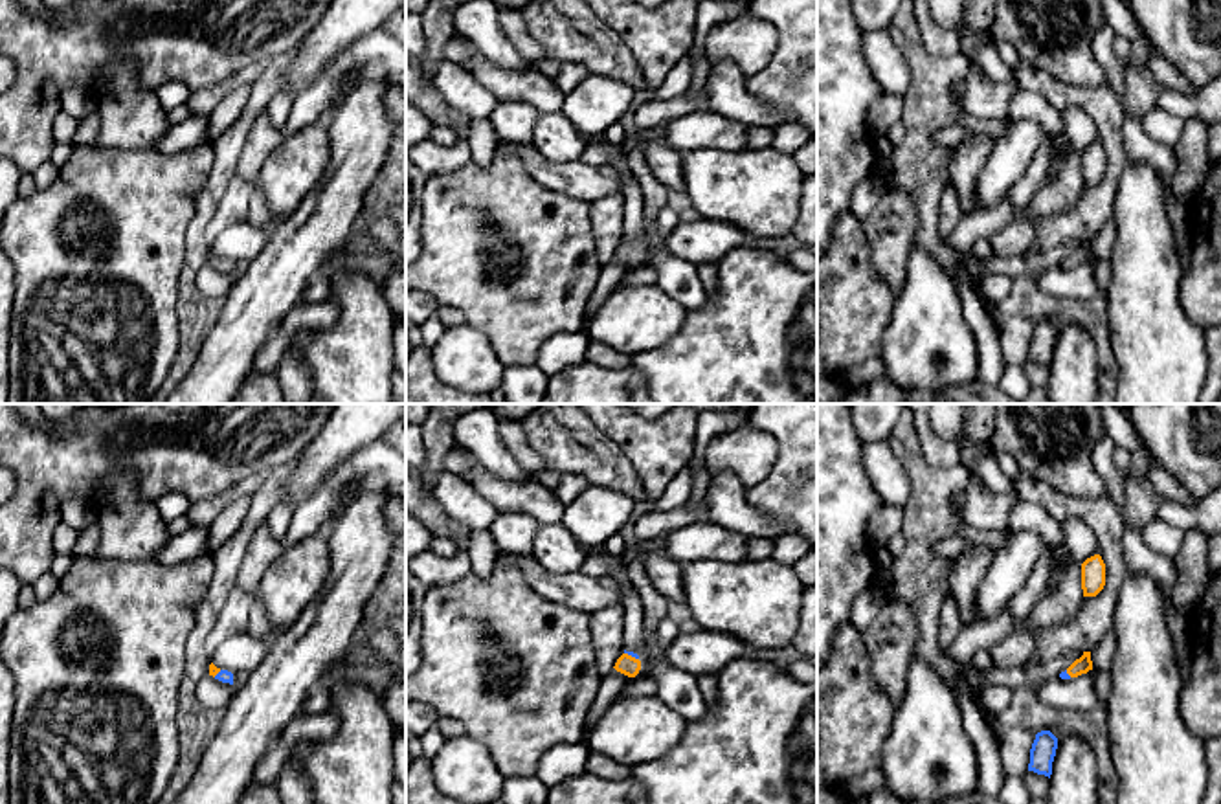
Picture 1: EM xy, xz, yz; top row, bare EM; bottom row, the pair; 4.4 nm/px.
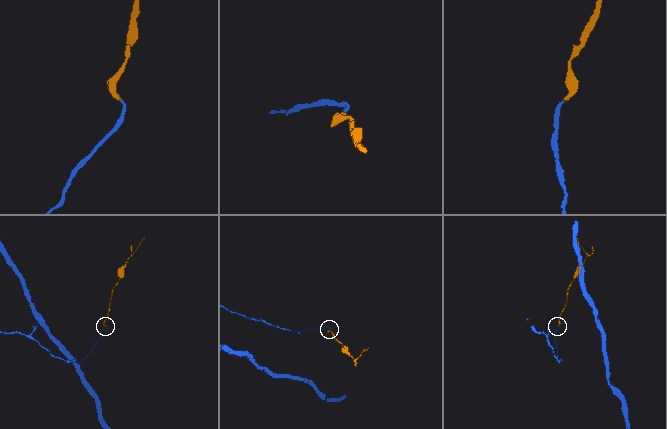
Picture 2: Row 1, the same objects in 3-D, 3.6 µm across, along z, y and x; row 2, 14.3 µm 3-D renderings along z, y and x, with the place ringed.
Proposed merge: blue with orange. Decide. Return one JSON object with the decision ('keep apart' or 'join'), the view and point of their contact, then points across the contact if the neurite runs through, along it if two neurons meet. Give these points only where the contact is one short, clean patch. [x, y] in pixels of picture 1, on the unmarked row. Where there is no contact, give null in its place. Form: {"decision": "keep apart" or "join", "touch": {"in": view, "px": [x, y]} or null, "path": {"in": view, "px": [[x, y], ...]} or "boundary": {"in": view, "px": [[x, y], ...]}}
{"decision": "join", "touch": {"in": "xz", "px": [632, 245]}, "path": {"in": "xz", "px": [[632, 243], [632, 245], [627, 254]]}}

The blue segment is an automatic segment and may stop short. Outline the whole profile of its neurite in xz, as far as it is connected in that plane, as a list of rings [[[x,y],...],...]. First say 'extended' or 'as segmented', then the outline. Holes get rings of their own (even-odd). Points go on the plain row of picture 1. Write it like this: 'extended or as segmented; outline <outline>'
extended; outline [[[624,239],[613,257],[628,266],[635,266],[641,259],[639,244]]]

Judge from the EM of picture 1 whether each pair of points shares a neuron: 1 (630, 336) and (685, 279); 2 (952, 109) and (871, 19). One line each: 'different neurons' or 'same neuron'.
1: different neurons
2: different neurons

